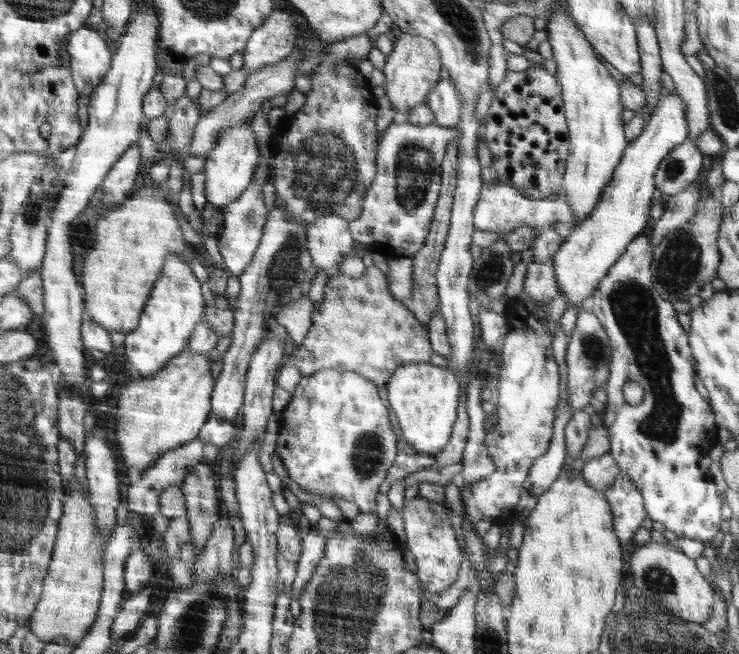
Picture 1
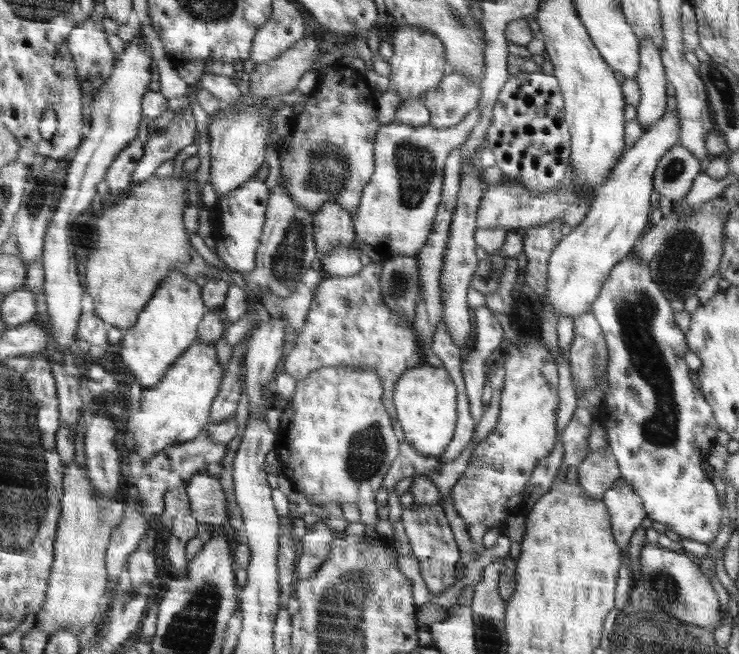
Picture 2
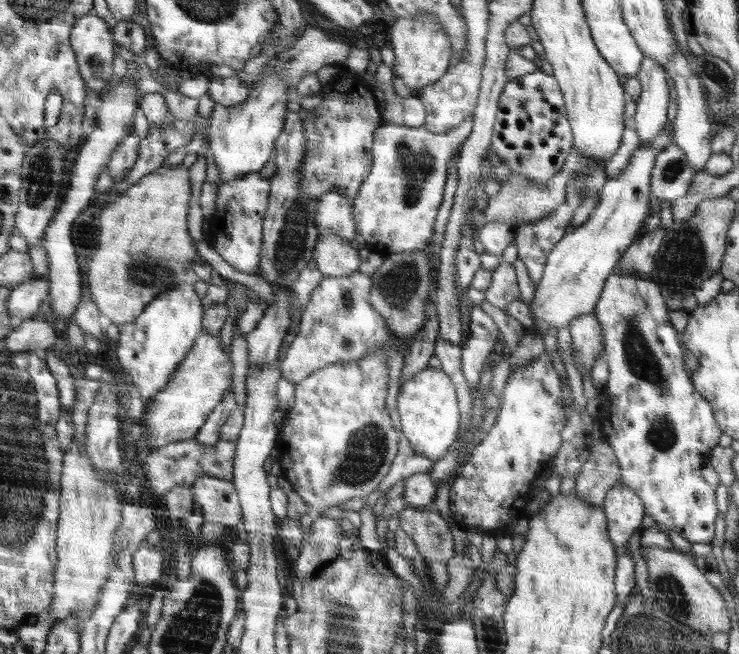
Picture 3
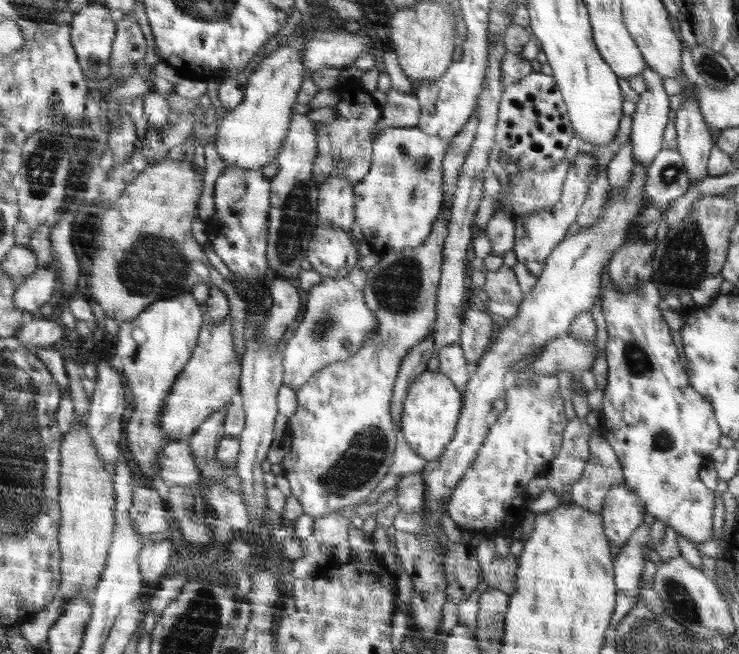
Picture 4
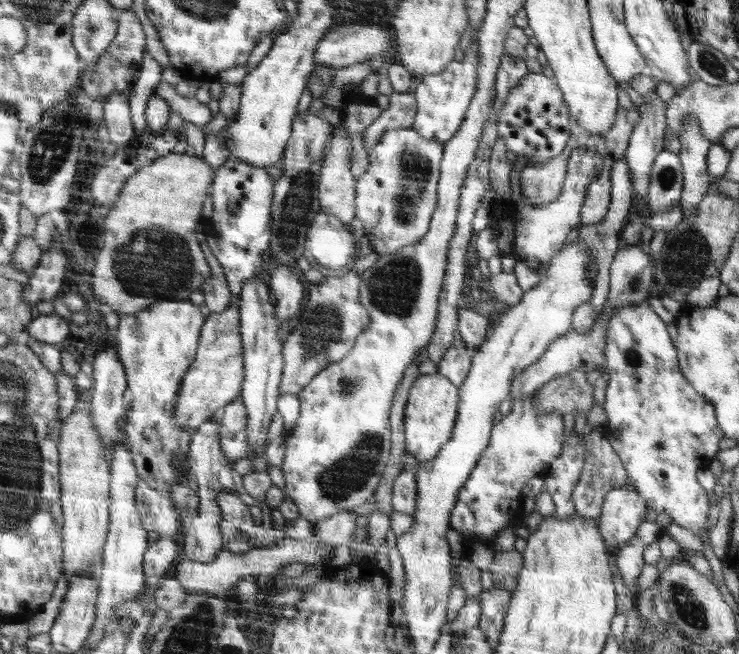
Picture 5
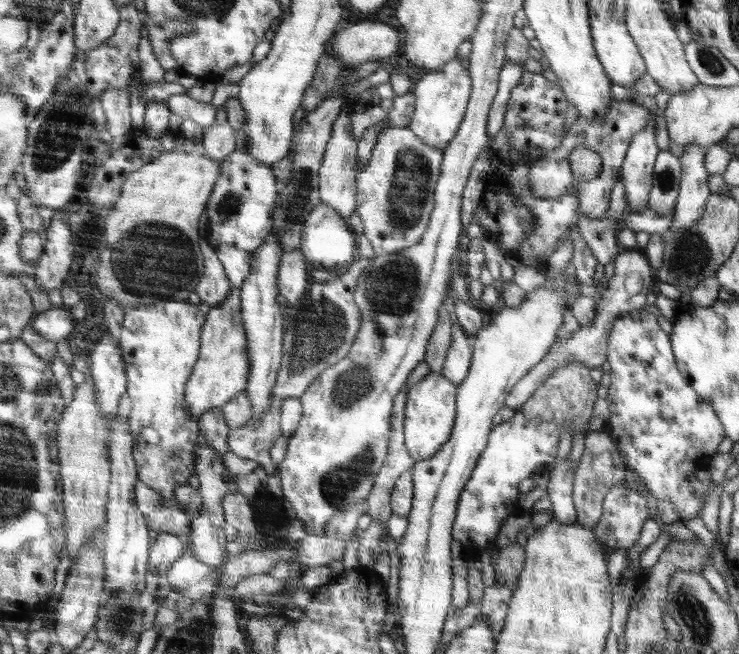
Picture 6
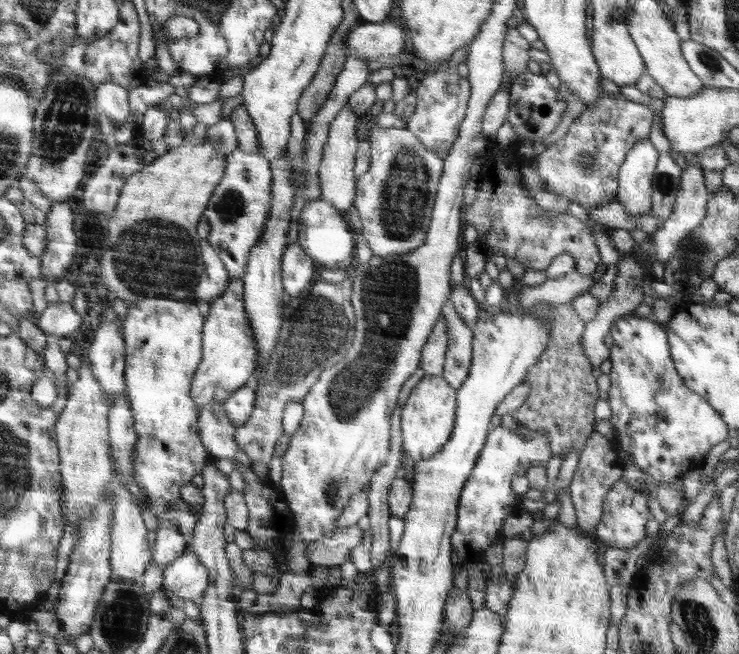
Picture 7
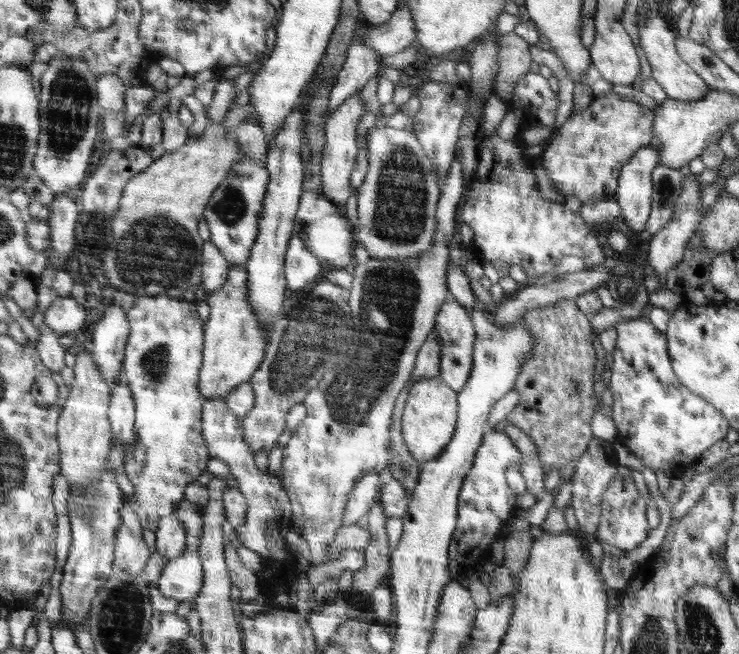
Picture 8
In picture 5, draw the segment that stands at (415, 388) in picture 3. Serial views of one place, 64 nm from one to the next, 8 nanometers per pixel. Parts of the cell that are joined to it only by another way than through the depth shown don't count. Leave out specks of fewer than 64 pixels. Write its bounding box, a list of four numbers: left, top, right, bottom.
[404,372,460,461]

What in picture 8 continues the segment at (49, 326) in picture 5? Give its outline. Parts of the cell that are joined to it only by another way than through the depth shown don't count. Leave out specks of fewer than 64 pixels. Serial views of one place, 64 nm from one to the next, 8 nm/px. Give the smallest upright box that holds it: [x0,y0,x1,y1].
[45,297,86,335]

